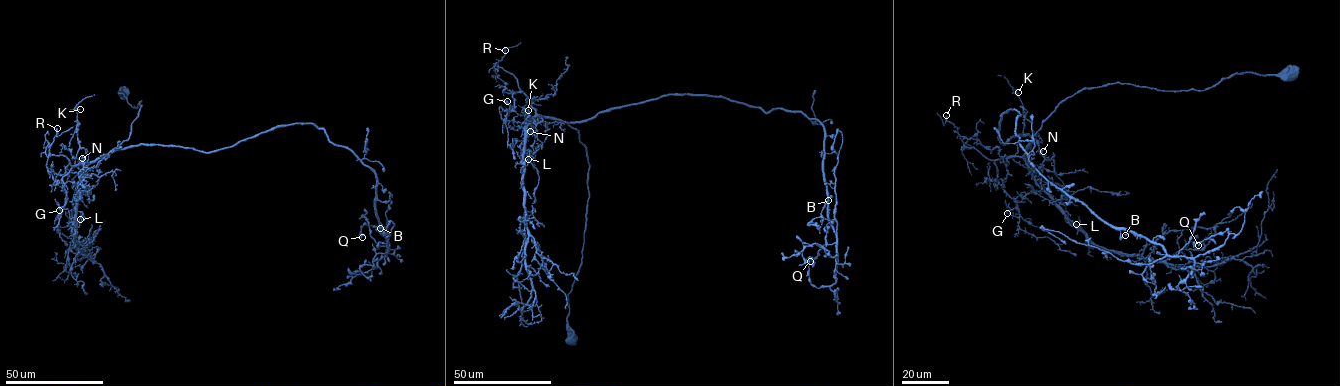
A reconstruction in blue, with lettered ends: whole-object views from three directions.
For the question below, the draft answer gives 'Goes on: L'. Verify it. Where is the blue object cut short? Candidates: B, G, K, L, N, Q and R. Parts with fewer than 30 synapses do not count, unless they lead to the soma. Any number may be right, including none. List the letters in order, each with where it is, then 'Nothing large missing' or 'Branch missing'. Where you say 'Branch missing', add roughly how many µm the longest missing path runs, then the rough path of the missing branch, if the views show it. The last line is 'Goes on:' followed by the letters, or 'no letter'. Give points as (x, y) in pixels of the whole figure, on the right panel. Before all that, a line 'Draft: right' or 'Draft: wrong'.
Draft: wrong
B: Place: (1125, 235). Nothing large missing
G: Place: (1007, 213). Nothing large missing
K: Place: (1018, 92). Nothing large missing
L: Place: (1076, 224). Nothing large missing
N: Place: (1043, 151). Nothing large missing
Q: Place: (1198, 245). Nothing large missing
R: Place: (946, 115). Branch missing. Missing length about 25 µm. Course of what is missing: (946, 115), (943, 104), (963, 94), (965, 86)
Goes on: R

